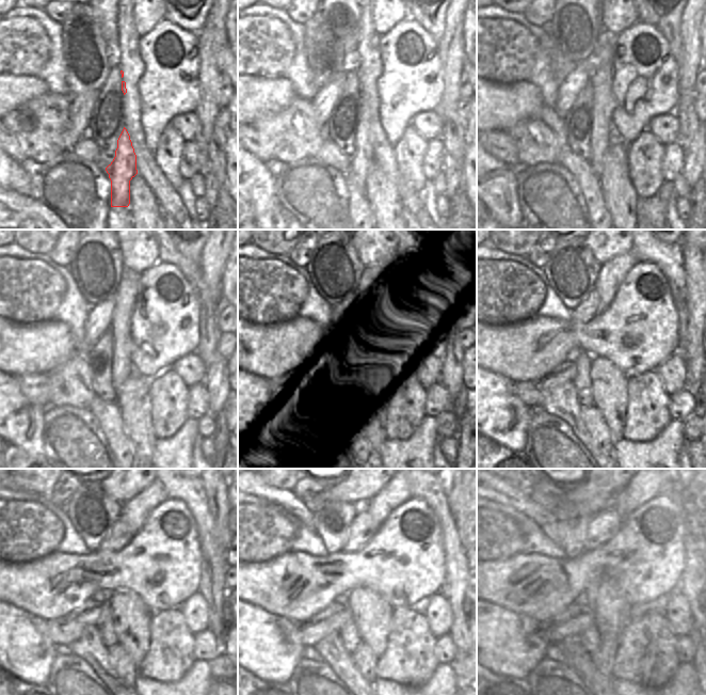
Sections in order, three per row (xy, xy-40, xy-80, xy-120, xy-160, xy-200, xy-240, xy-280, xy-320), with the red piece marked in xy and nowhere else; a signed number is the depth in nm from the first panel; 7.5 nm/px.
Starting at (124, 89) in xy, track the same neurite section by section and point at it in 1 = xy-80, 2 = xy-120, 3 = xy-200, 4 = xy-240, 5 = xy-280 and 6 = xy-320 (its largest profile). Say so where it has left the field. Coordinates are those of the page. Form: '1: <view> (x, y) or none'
1: xy-80 (600, 131)
2: xy-120 (127, 290)
3: xy-200 (611, 274)
4: xy-240 (134, 512)
5: xy-280 (397, 491)
6: xy-320 (639, 490)

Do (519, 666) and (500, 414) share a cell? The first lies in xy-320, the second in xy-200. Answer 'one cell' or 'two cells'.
one cell

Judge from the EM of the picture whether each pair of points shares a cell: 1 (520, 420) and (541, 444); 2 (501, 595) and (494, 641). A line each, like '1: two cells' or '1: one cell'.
1: two cells
2: two cells

